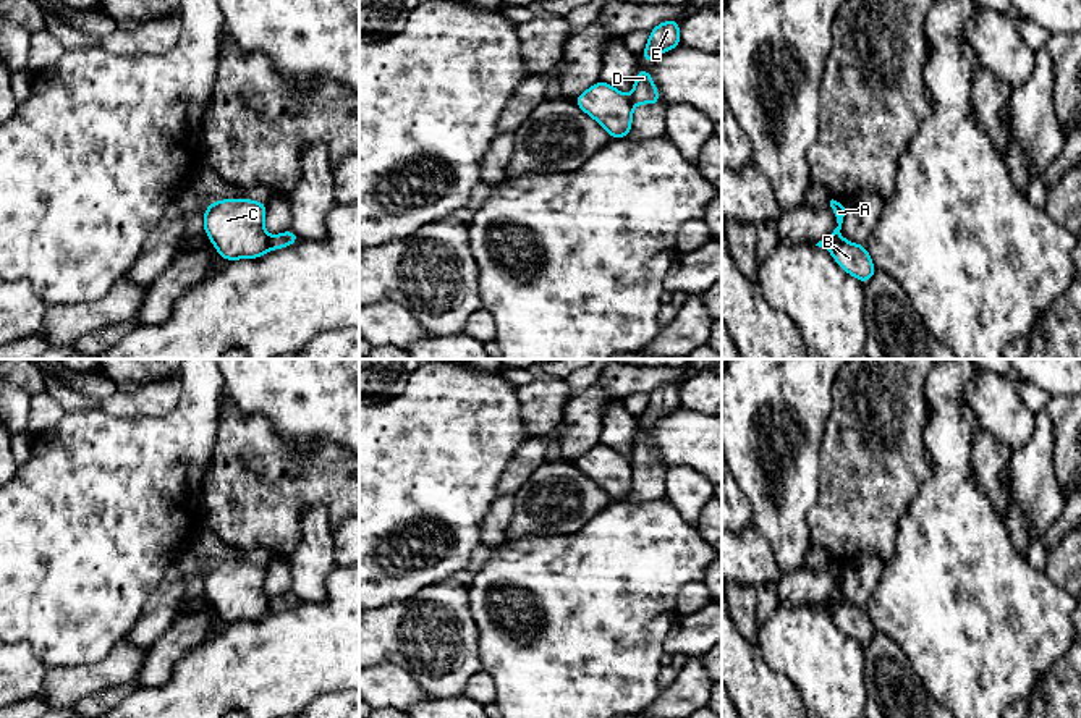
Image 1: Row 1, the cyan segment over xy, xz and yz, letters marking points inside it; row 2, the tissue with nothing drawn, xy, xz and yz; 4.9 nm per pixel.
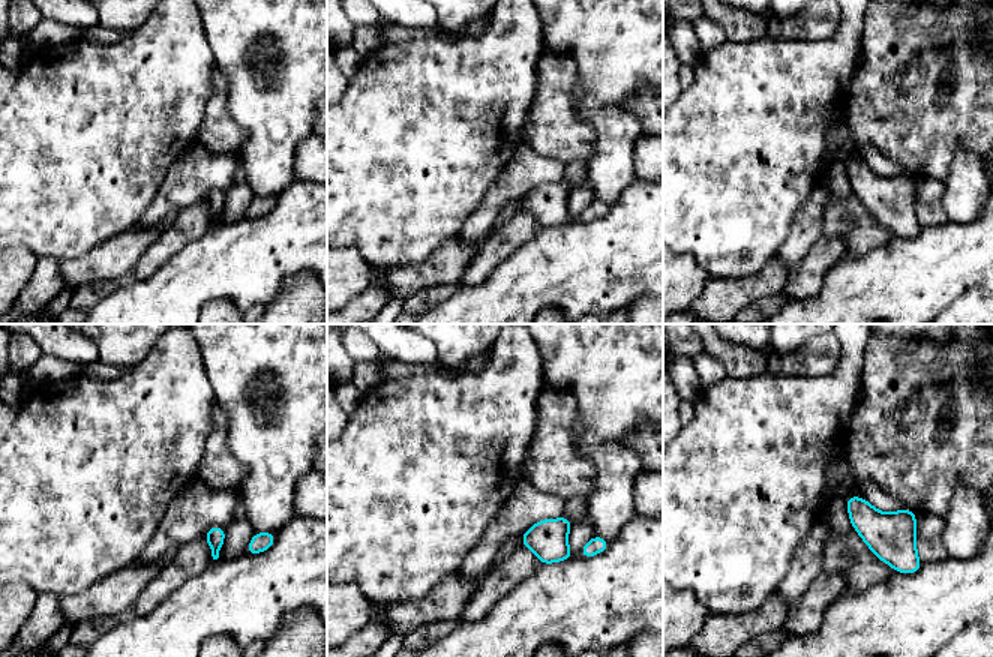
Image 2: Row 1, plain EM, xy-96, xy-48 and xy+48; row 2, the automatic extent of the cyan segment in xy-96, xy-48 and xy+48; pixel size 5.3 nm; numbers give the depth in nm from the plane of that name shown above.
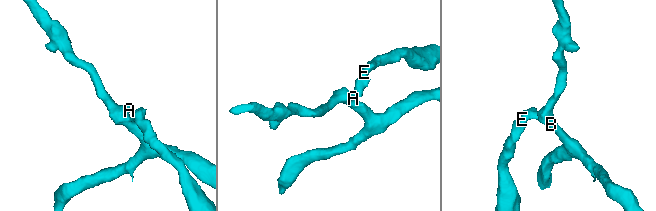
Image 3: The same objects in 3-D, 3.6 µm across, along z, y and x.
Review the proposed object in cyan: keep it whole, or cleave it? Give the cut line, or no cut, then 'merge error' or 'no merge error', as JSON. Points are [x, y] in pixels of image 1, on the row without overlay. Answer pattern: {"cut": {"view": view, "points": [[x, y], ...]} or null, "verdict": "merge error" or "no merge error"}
{"cut": {"view": "xy", "points": [[271, 600], [269, 610]]}, "verdict": "merge error"}

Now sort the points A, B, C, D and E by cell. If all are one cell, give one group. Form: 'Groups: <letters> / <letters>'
Groups: A B C / D E

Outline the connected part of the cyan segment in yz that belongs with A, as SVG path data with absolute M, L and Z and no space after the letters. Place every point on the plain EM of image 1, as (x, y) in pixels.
M833 561L830 563L830 569L833 571L838 589L827 600L827 611L830 613L837 627L840 627L846 636L856 639L864 647L874 639L877 631L864 606L848 605L840 598L845 569Z

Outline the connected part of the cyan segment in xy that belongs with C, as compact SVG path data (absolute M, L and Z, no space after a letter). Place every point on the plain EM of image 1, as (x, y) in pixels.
M223 561L207 568L204 593L223 623L259 621L269 611L264 590L269 566L251 561Z

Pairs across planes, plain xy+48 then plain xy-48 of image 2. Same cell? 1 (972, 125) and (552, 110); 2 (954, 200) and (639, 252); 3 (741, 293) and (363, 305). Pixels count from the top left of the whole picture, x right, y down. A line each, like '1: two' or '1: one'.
1: one
2: two
3: two

